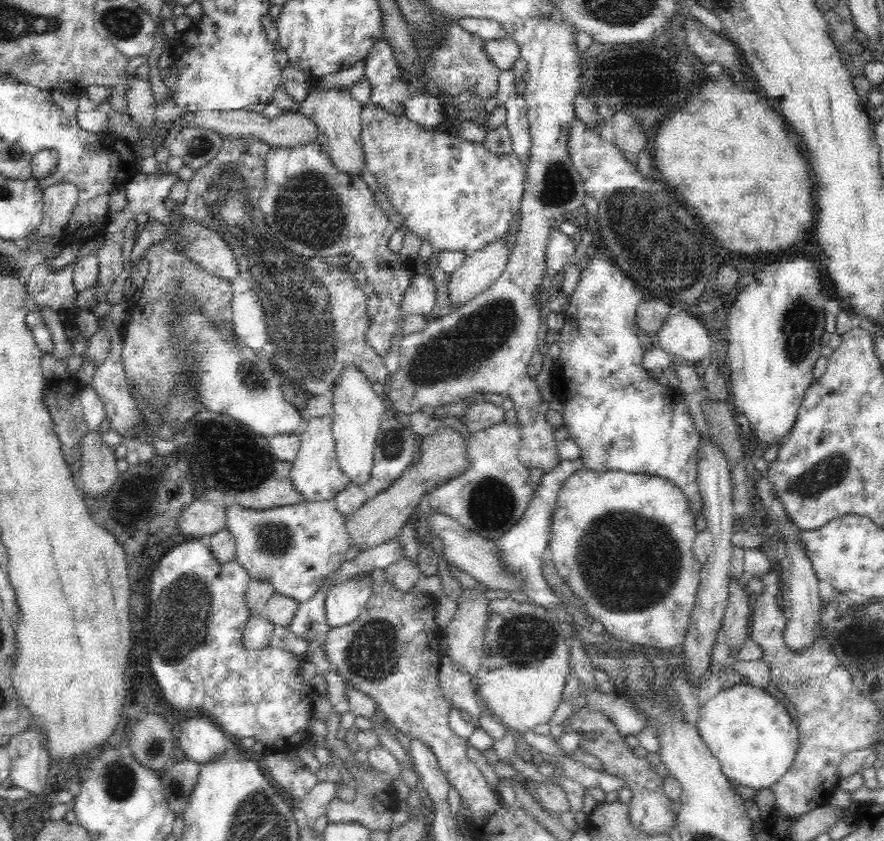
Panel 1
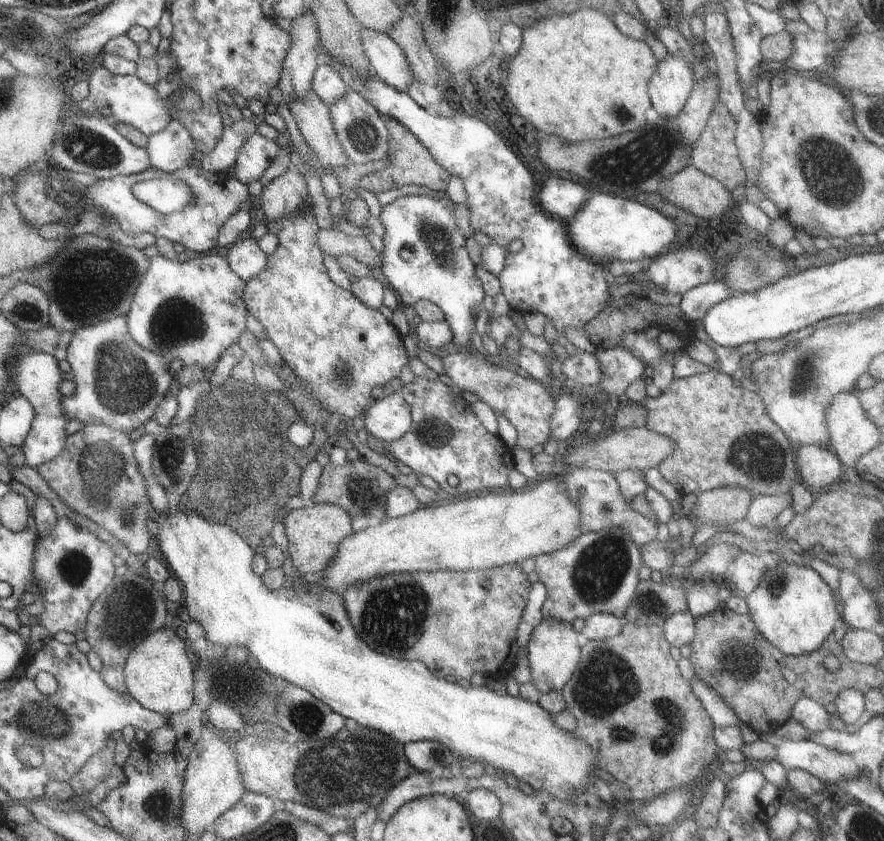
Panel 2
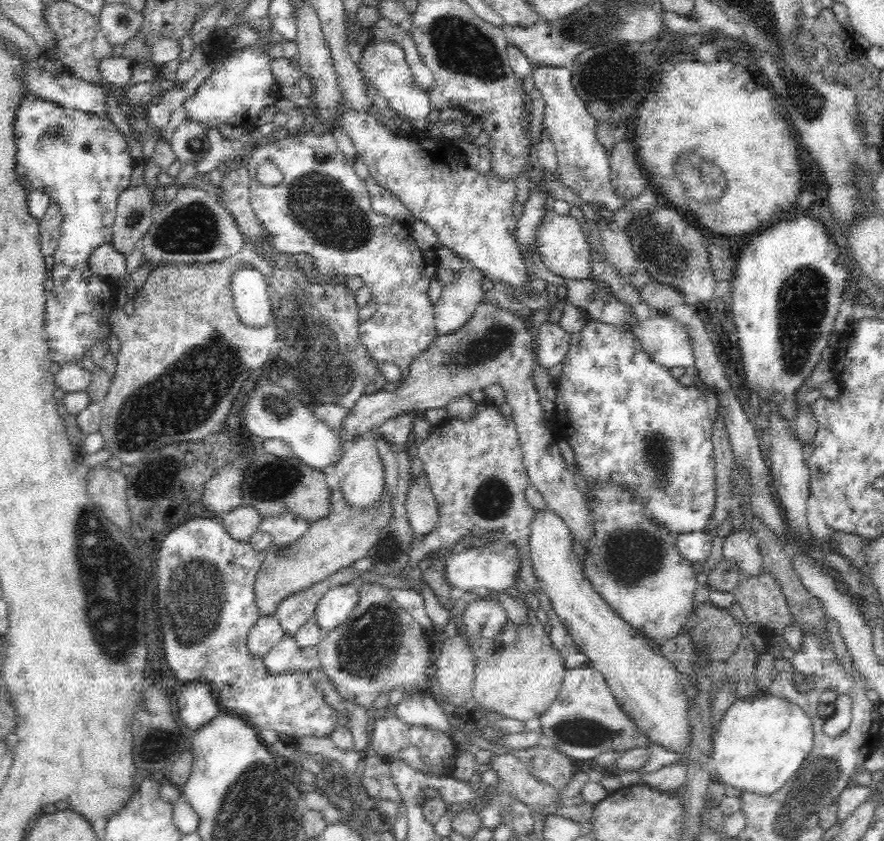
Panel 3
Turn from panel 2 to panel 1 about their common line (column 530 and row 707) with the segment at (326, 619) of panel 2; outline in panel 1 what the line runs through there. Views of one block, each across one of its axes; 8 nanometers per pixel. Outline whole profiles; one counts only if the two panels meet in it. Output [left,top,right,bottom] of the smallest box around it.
[698,682,800,790]

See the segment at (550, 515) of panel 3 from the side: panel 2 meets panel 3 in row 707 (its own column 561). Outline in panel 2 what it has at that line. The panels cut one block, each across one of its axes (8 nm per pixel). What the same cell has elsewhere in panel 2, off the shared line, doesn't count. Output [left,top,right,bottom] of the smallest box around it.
[527,618,583,694]

